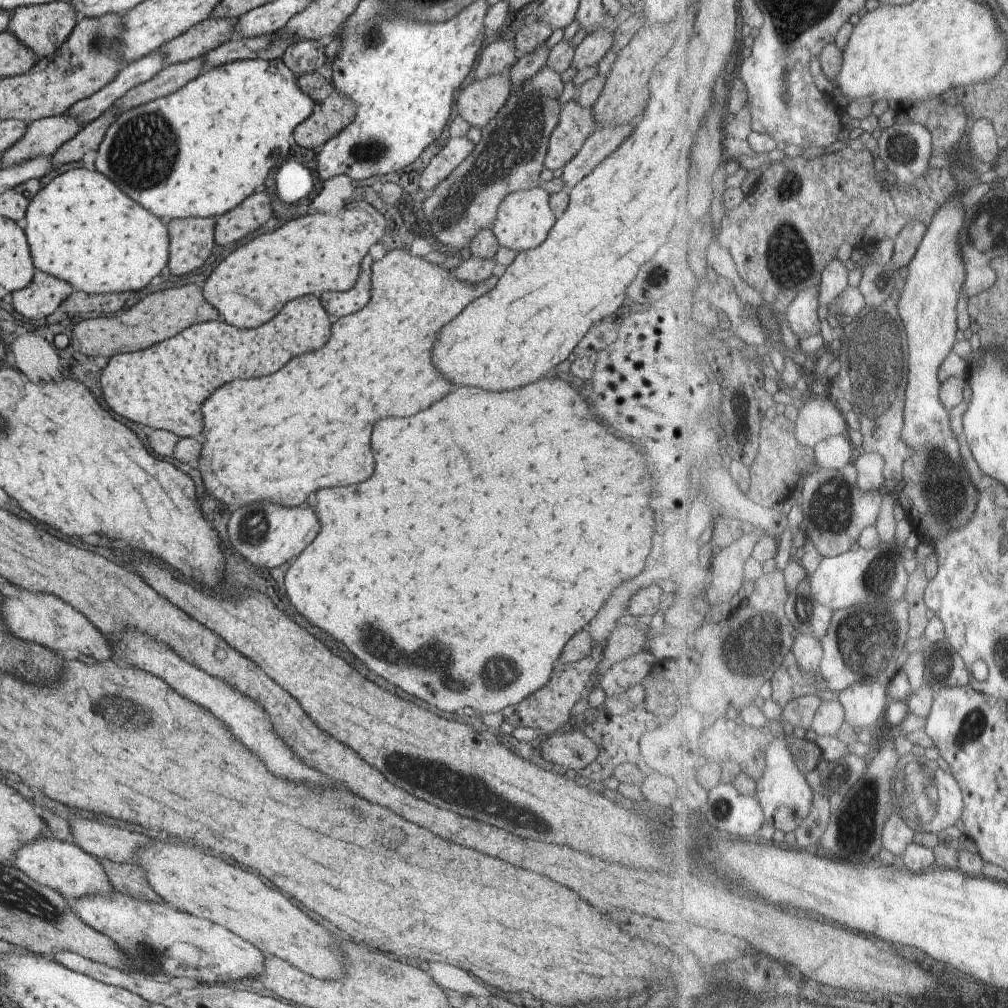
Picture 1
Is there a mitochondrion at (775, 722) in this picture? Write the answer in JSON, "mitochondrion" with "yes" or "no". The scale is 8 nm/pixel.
{"mitochondrion":"no"}

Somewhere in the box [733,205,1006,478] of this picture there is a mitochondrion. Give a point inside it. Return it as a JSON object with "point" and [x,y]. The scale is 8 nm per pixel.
{"point":[876,366]}

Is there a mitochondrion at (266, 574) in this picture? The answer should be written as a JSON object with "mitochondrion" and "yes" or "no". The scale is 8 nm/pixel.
{"mitochondrion":"no"}

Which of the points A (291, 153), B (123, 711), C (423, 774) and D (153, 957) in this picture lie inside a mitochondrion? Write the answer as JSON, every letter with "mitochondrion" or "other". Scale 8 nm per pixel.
{"A":"other","B":"mitochondrion","C":"mitochondrion","D":"mitochondrion"}

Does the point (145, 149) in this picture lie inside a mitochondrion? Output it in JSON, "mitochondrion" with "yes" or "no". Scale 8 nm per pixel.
{"mitochondrion":"yes"}

